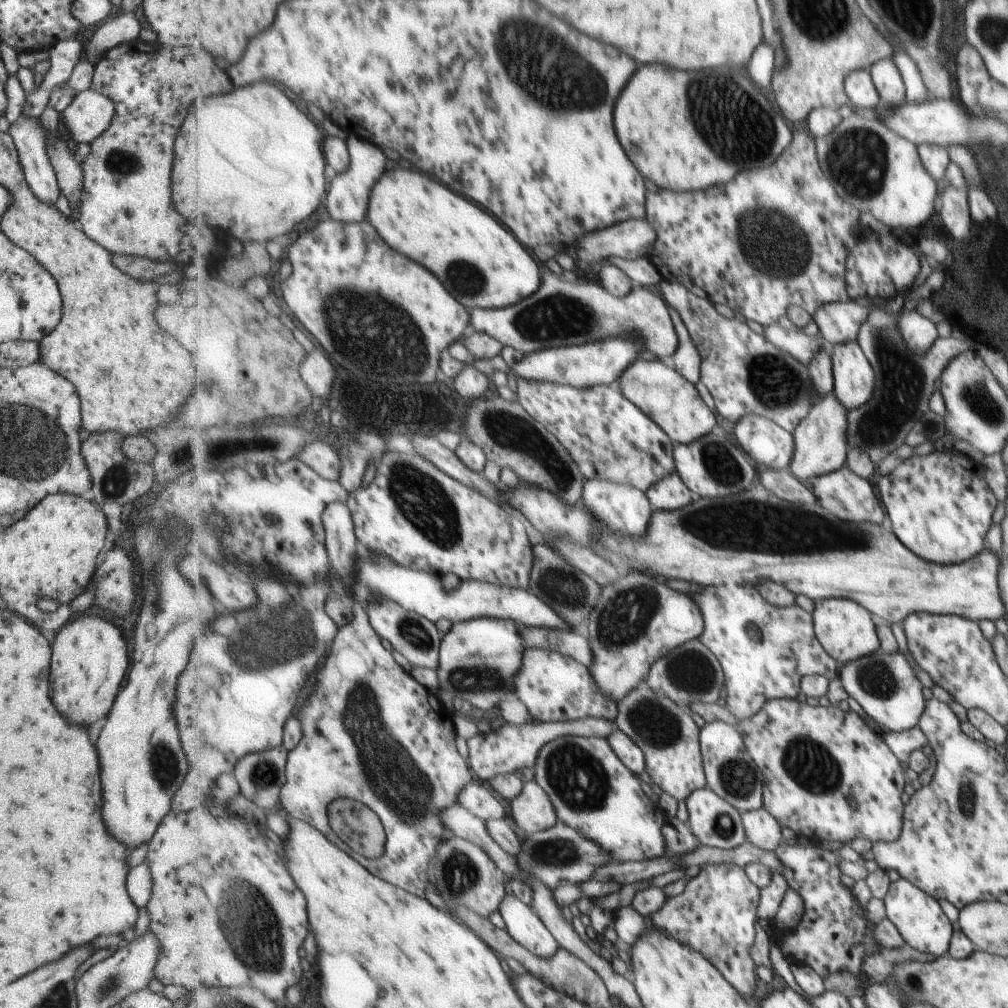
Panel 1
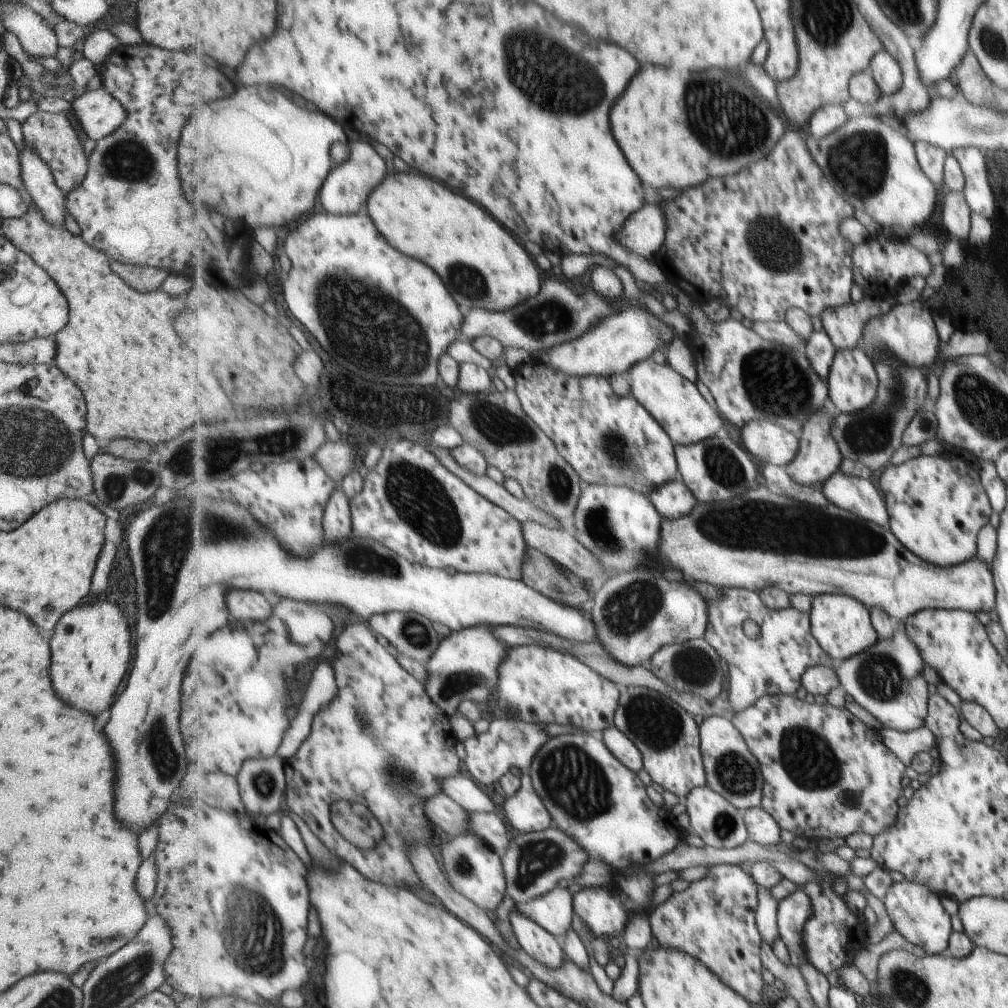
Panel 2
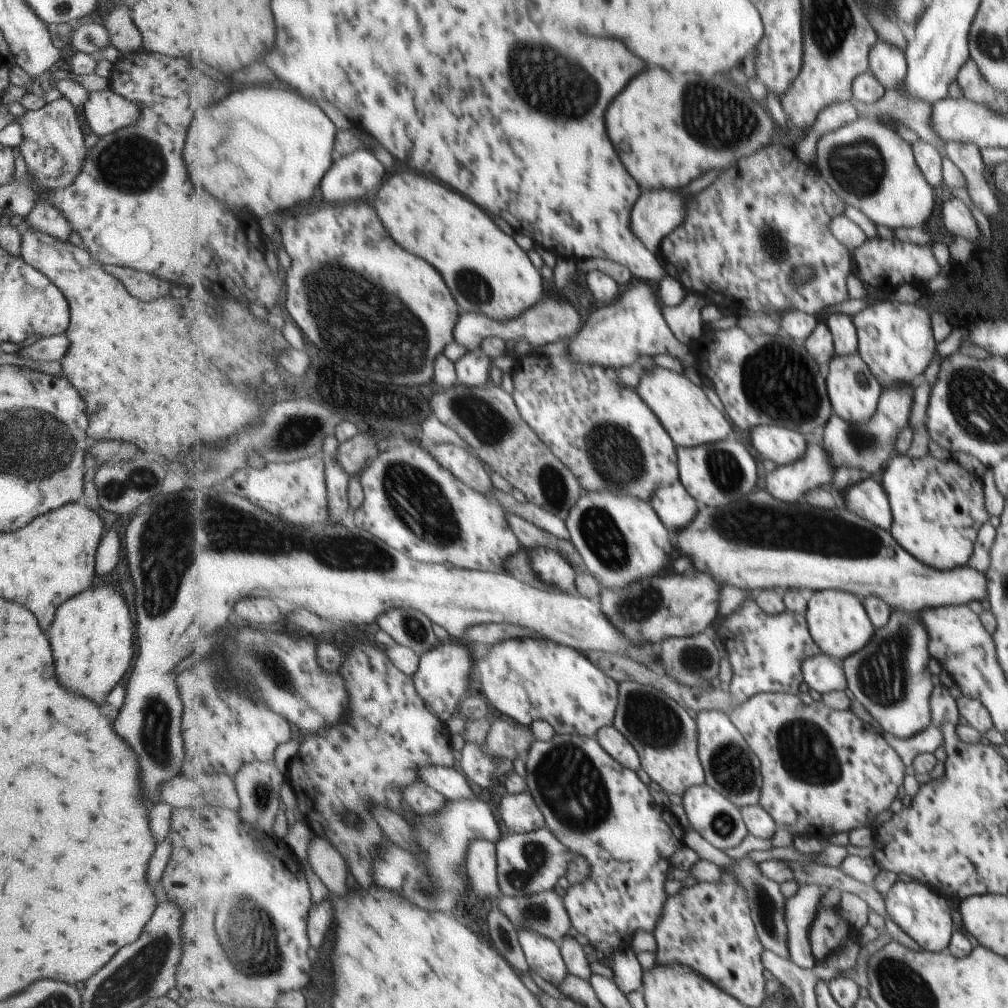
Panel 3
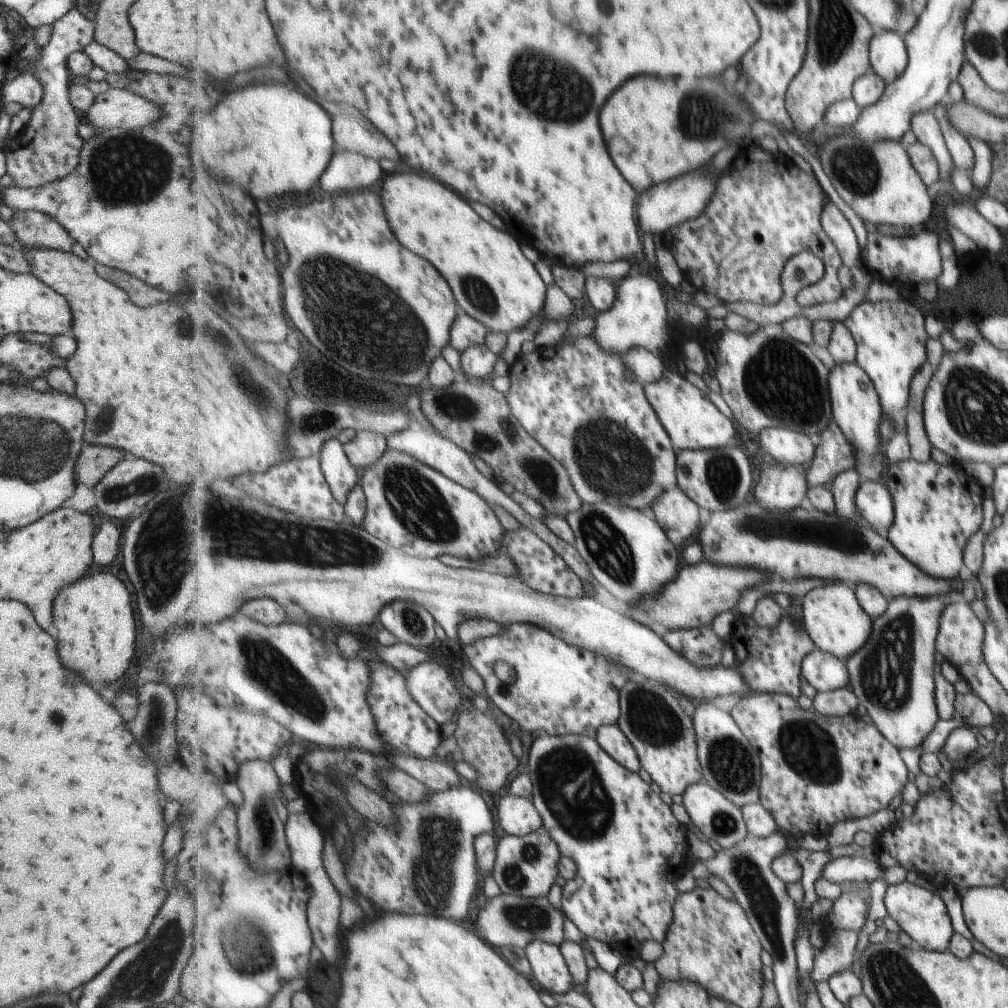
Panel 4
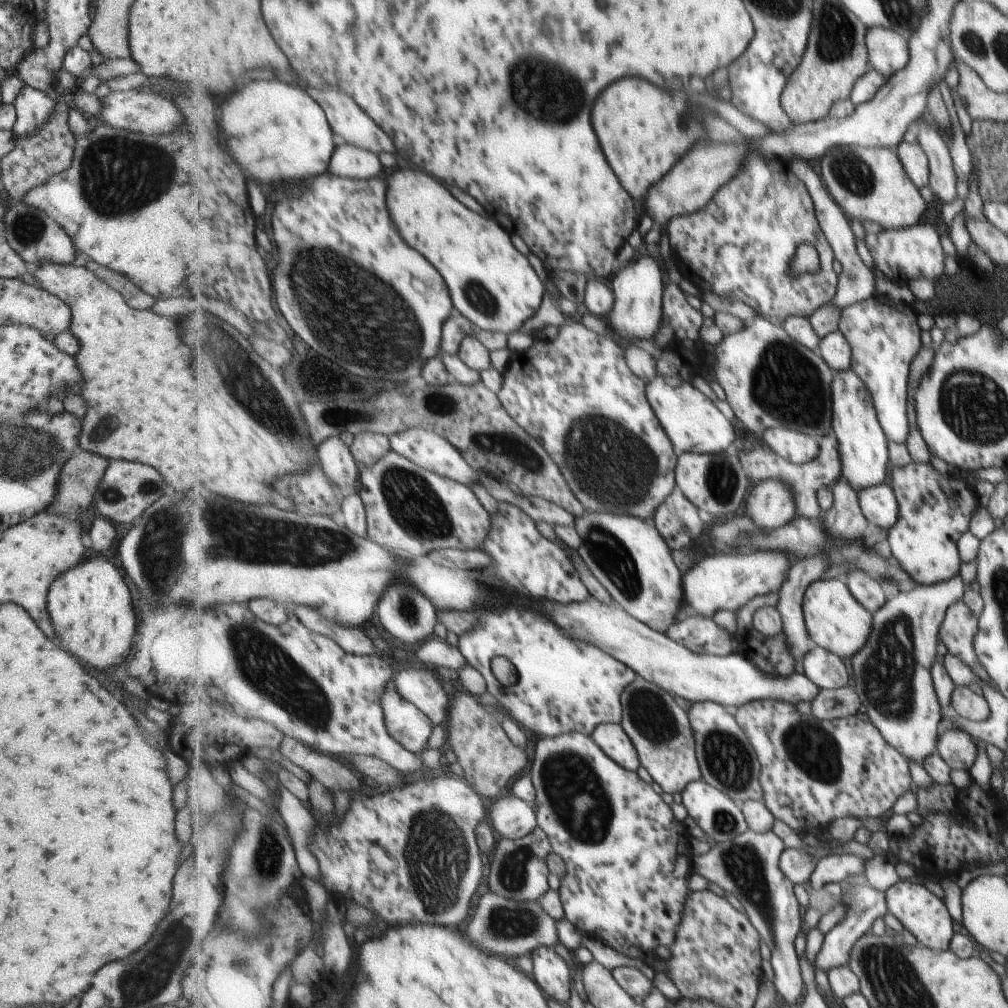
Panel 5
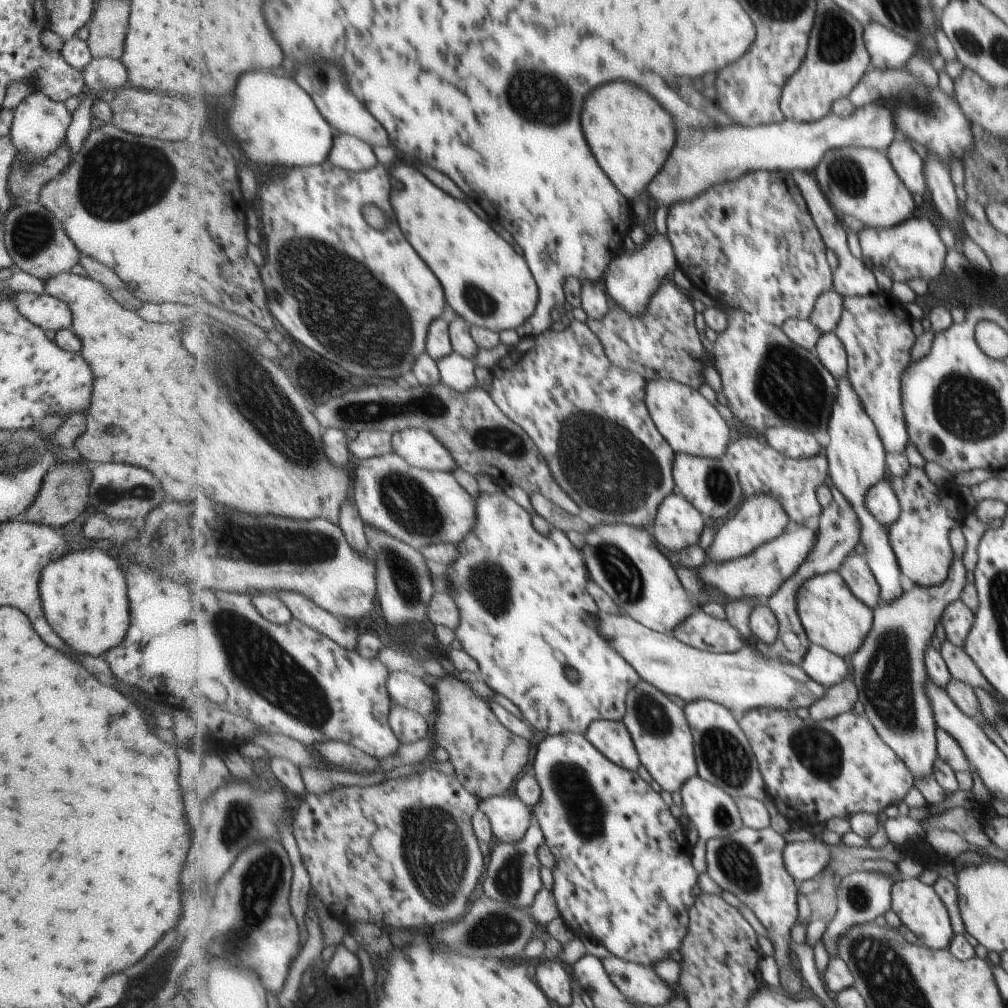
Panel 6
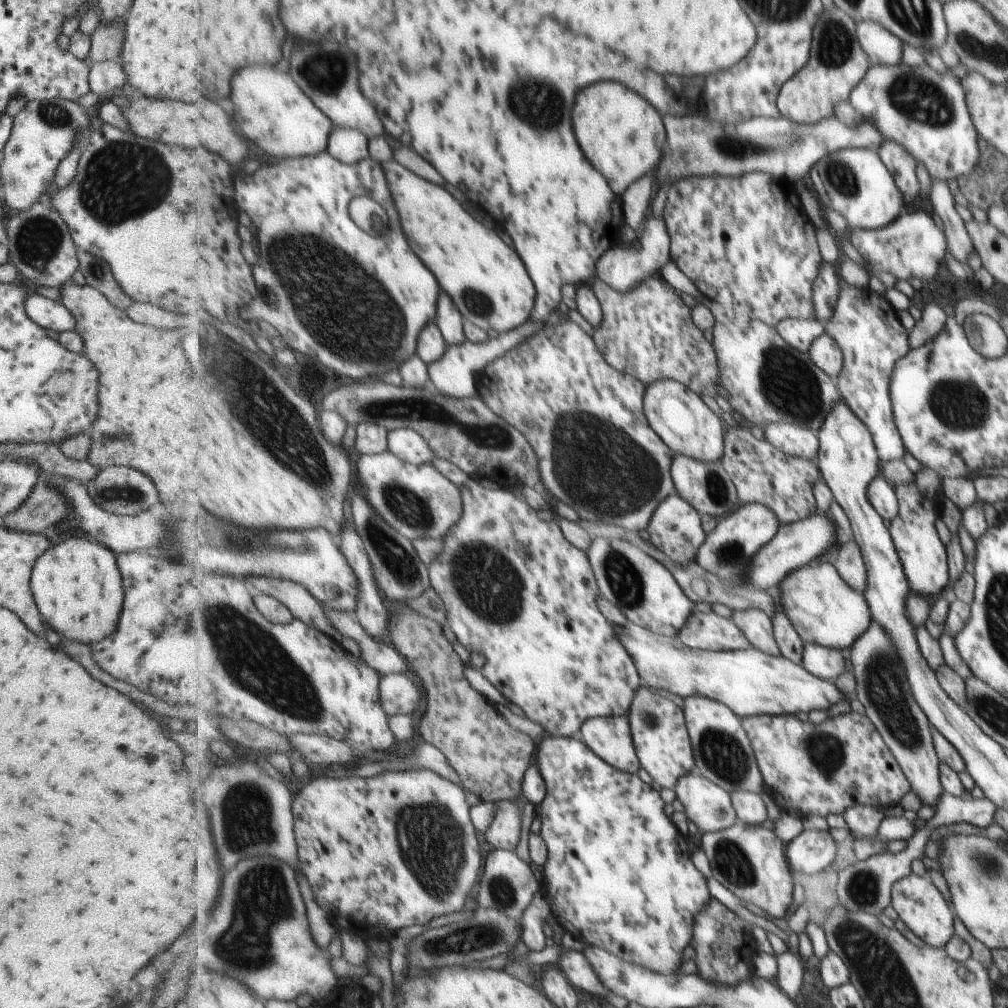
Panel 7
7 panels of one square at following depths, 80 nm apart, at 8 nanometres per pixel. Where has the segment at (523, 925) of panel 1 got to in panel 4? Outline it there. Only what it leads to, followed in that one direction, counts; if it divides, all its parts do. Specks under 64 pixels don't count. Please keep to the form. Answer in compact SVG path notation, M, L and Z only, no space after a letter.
M533 940L525 948L533 976L547 992L565 994L573 989L573 978L559 945Z

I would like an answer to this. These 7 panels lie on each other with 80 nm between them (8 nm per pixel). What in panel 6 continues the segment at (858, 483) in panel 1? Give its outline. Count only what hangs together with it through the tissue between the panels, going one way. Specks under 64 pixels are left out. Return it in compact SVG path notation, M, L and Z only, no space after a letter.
M881 479L868 489L865 496L865 506L875 516L875 520L879 520L879 524L891 525L899 520L899 498L895 498L891 487L887 480Z

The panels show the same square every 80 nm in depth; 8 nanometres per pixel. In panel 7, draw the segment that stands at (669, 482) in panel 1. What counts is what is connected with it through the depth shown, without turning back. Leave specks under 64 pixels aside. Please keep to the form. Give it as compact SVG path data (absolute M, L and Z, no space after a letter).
M679 492L666 498L657 507L647 532L651 543L656 548L680 563L696 560L698 550L707 540L703 526L701 526L701 513Z

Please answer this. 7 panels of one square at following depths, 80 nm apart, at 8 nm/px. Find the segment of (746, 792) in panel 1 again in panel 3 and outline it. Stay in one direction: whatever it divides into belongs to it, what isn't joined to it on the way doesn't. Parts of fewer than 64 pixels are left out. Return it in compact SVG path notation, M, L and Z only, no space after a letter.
M701 711L697 716L700 736L700 757L706 770L706 784L726 795L741 809L760 804L764 776L762 762L751 750L728 711Z

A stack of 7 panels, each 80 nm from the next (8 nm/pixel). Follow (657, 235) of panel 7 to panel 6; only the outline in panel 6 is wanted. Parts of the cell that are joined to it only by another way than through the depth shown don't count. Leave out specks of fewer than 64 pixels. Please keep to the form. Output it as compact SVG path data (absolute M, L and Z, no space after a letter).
M655 236L643 250L632 255L617 255L613 258L611 268L607 268L603 280L607 295L613 298L630 315L645 315L649 310L653 295L661 288L669 272L679 268L676 254L671 242L663 236Z

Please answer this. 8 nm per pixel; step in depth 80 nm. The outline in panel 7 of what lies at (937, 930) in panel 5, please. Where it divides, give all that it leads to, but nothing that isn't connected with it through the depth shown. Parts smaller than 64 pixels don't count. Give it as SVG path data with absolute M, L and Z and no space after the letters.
M910 872L907 876L896 880L890 890L890 904L903 924L925 945L941 948L954 935L953 914L947 908L941 894L935 890L935 886L929 880L925 880L925 877Z

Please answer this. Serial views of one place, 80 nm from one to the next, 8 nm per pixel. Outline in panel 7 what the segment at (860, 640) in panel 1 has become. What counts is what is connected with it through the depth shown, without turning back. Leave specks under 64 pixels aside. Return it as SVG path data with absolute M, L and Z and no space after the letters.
M815 562L790 574L778 588L789 618L805 643L817 643L848 653L871 624L864 596L857 593L831 563Z

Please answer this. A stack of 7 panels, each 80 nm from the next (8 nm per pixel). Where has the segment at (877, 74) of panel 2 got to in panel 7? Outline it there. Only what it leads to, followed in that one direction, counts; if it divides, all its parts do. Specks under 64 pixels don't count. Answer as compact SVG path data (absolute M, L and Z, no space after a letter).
M857 21L857 38L869 62L874 65L898 65L901 62L903 42L876 22Z

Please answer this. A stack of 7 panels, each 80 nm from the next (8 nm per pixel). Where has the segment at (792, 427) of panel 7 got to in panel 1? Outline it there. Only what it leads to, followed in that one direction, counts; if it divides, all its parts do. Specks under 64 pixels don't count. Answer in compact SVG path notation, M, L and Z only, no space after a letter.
M749 413L734 424L734 435L753 463L772 469L787 469L797 448L794 434L774 420Z

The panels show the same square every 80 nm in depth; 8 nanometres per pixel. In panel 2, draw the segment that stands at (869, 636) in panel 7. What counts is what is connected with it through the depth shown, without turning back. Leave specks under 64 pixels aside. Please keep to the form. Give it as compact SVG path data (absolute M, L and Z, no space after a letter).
M894 630L890 639L877 639L871 648L836 666L850 699L855 700L884 727L901 732L923 726L925 710L928 710L928 706L925 706L928 704L925 680L919 676L924 662L919 648L905 634L904 630Z

